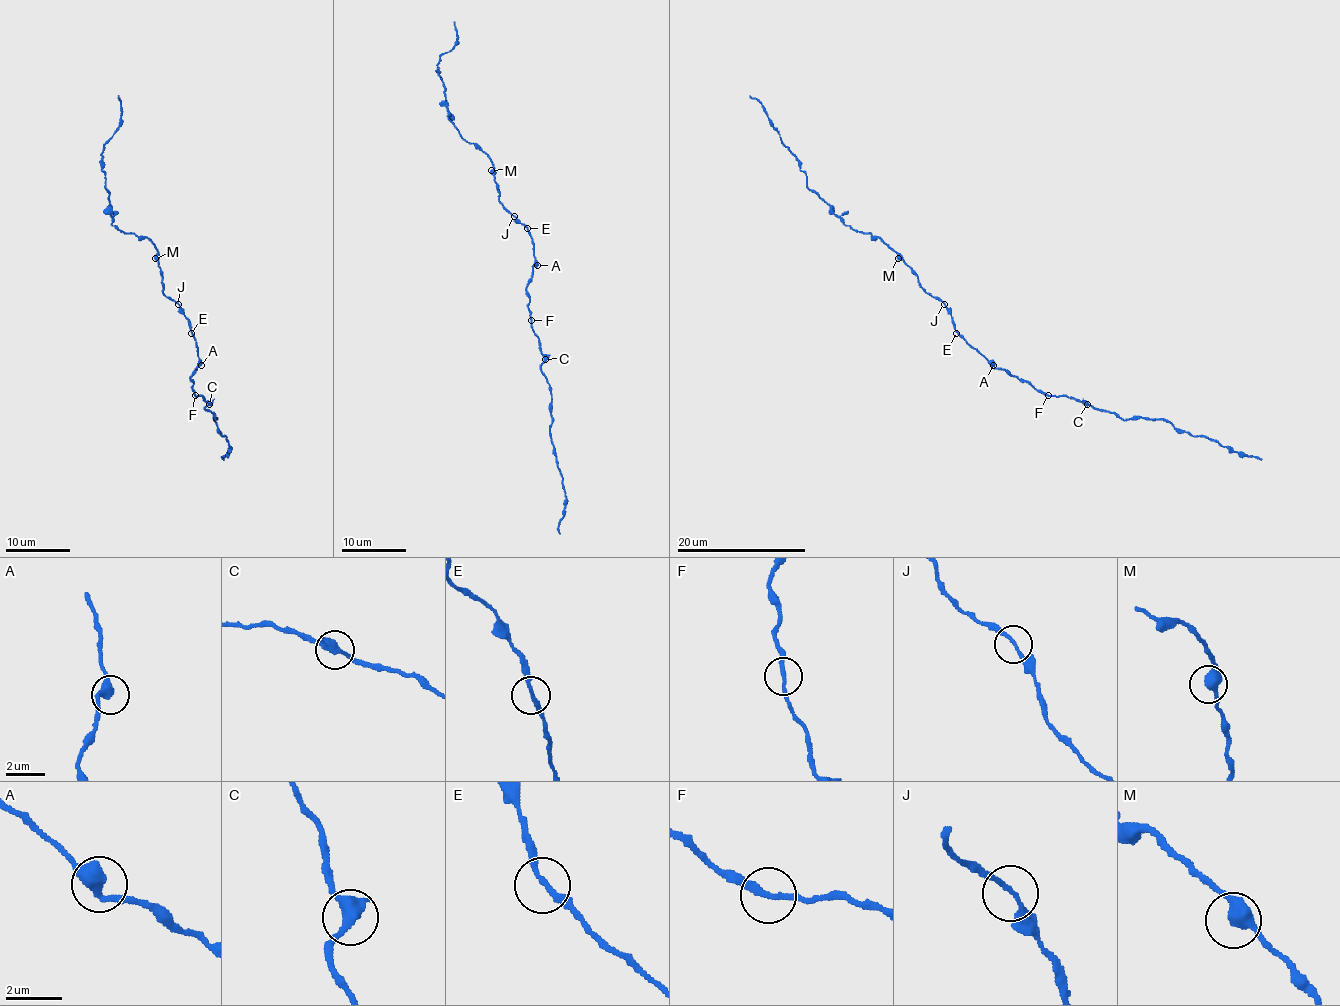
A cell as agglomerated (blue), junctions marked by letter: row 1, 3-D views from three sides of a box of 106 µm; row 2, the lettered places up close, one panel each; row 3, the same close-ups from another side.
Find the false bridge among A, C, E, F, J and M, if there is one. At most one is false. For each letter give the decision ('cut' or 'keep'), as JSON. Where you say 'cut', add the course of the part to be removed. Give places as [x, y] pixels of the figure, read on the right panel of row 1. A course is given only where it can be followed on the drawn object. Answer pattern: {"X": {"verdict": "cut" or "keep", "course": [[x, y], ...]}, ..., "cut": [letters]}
{"A": {"verdict": "keep"}, "C": {"verdict": "keep"}, "E": {"verdict": "keep"}, "F": {"verdict": "keep"}, "J": {"verdict": "keep"}, "M": {"verdict": "keep"}, "cut": []}

